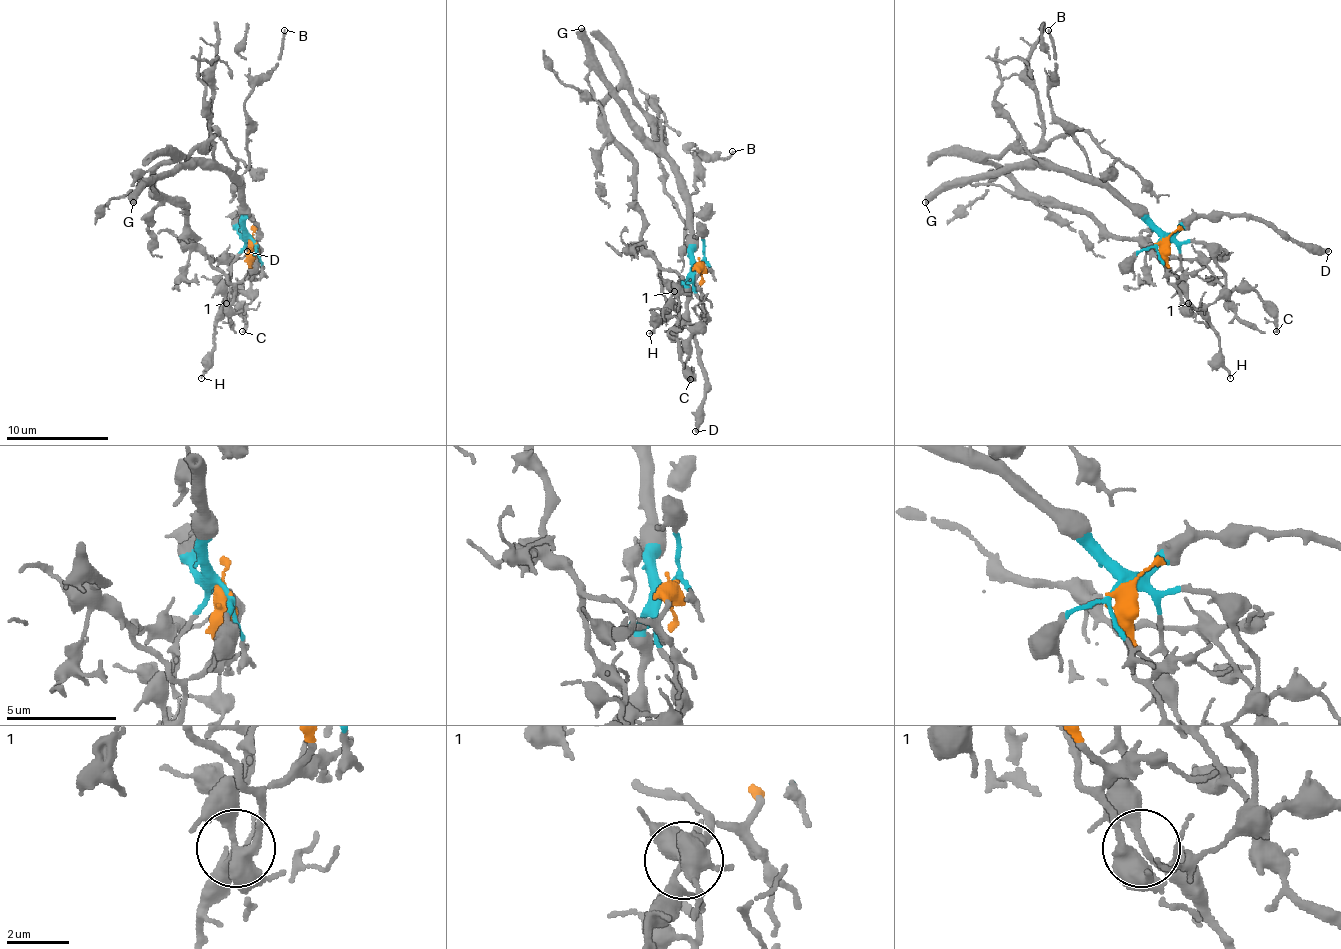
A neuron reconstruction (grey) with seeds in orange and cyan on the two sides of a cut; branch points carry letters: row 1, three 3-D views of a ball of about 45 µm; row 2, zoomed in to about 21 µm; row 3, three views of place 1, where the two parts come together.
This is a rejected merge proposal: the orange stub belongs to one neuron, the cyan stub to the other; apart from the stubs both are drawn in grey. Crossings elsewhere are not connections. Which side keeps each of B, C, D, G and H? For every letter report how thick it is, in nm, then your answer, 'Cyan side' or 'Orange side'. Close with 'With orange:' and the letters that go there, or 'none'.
B: Thickness 160 nm. Cyan side
C: Thickness 170 nm. Cyan side
D: Thickness 380 nm. Cyan side
G: Thickness 480 nm. Cyan side
H: Thickness 170 nm. Cyan side
With orange: none

